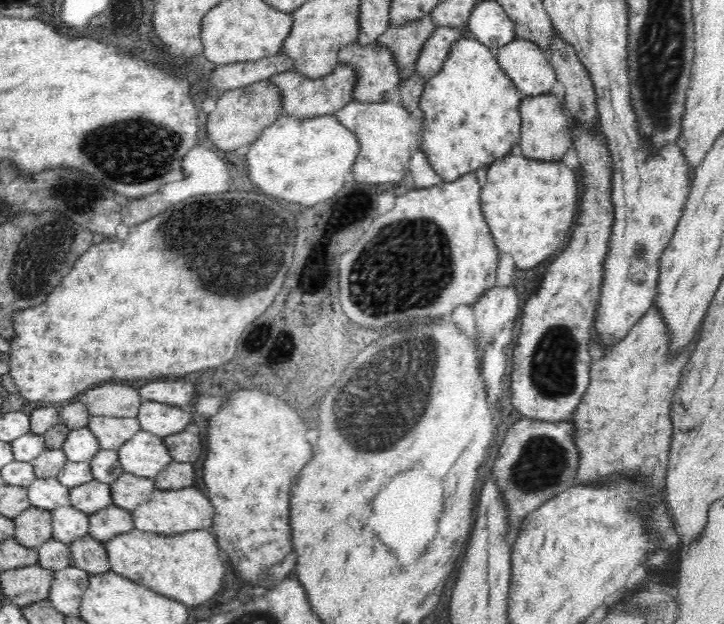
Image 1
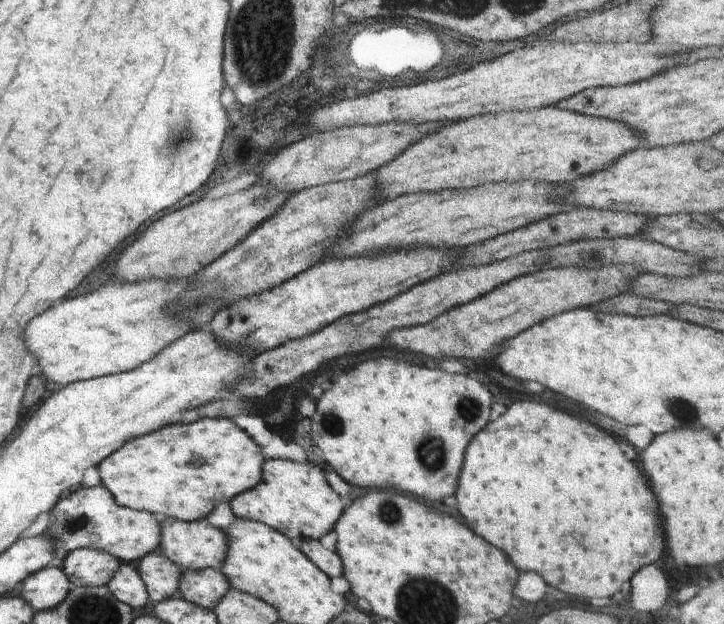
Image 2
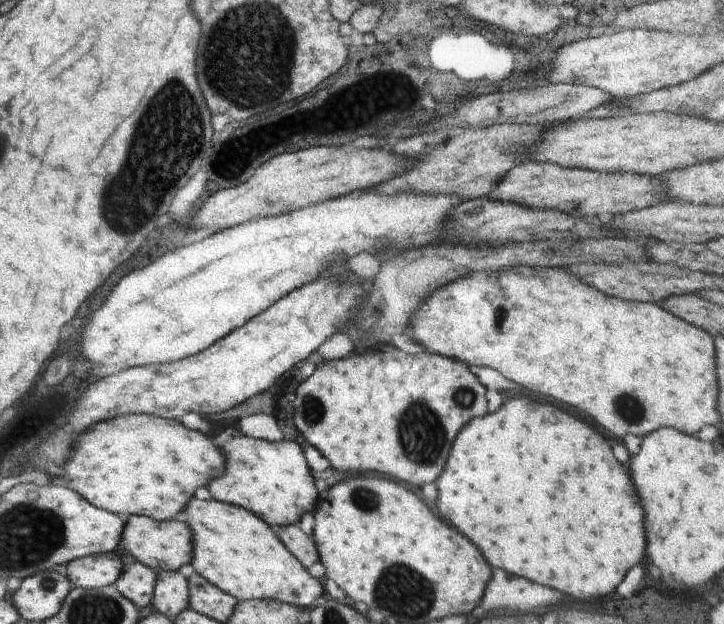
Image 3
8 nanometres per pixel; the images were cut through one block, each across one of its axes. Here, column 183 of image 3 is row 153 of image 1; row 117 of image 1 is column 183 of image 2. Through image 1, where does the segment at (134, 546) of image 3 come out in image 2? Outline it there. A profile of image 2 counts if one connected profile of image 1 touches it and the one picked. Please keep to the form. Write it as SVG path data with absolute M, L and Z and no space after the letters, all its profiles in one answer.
M167 518L160 522L160 542L158 542L162 556L166 556L170 562L174 562L182 569L202 570L211 568L220 570L226 558L228 550L228 538L226 533L215 528L207 519L197 521L183 521L175 518Z

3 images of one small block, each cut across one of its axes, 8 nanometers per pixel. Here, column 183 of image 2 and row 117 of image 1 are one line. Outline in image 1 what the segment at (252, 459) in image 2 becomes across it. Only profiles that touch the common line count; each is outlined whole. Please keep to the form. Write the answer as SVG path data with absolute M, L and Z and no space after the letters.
M474 36L462 37L452 44L443 70L428 78L420 98L419 107L423 112L423 130L419 148L429 160L433 171L444 182L454 182L464 174L475 172L499 158L508 156L514 144L521 140L520 103L524 96L500 69L495 51L484 46Z

